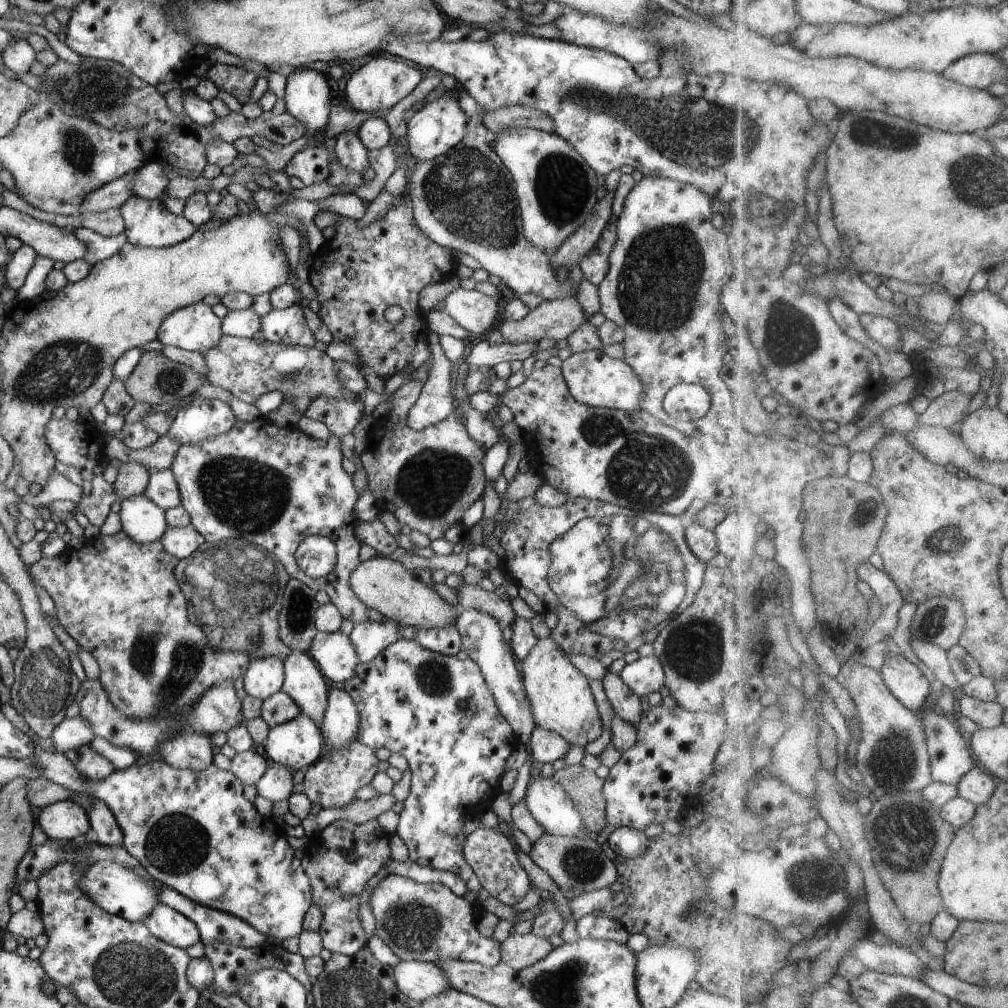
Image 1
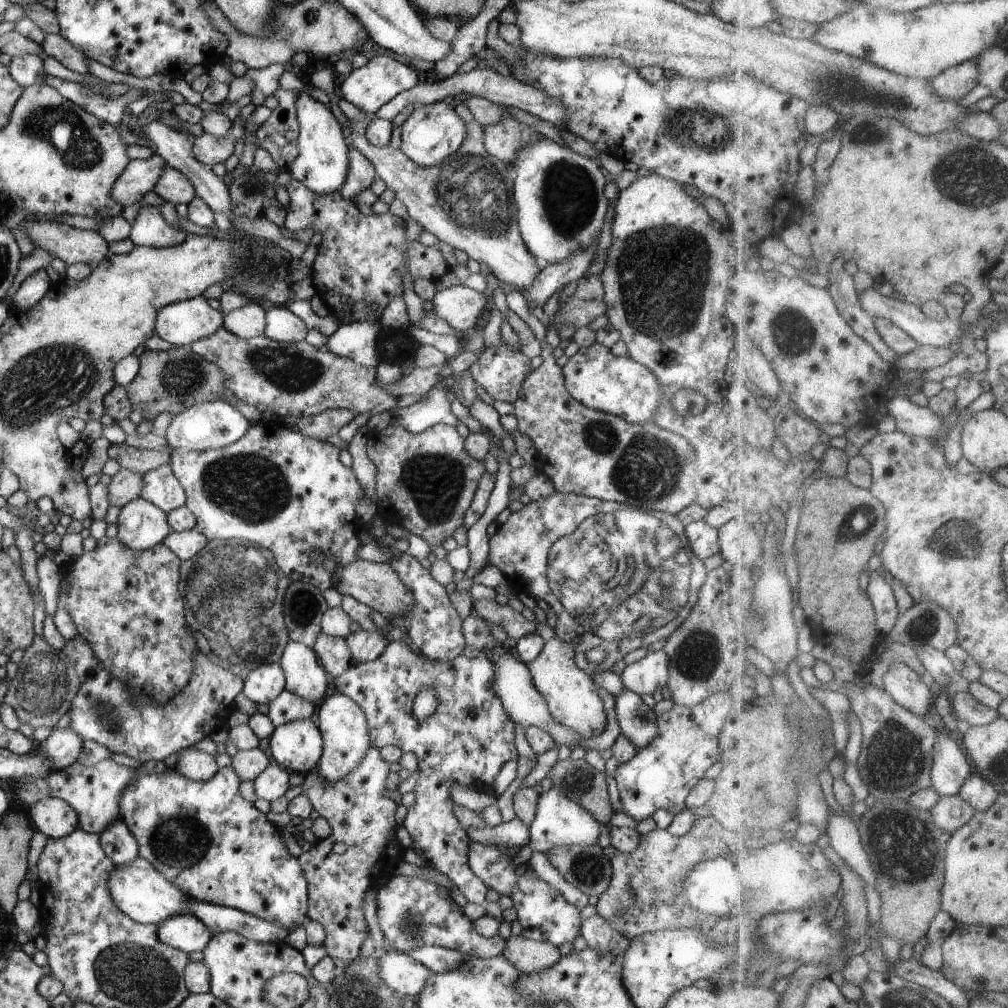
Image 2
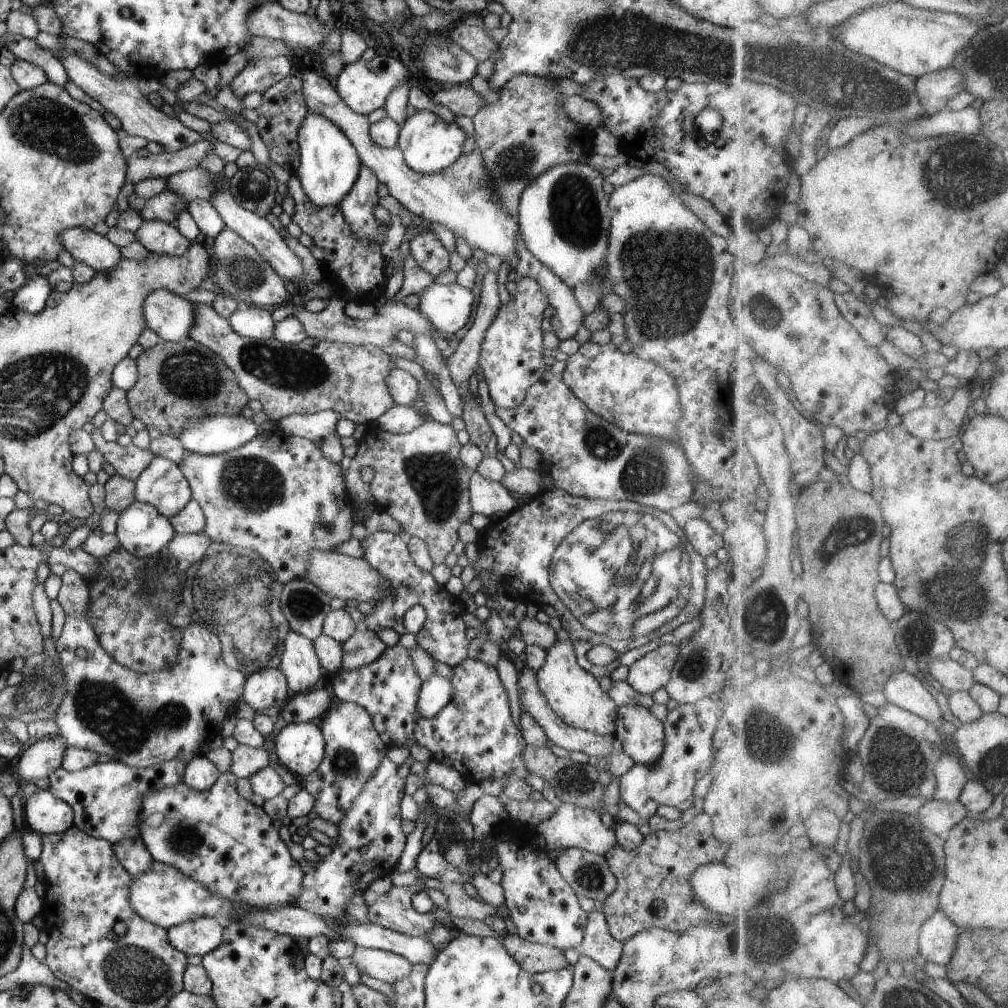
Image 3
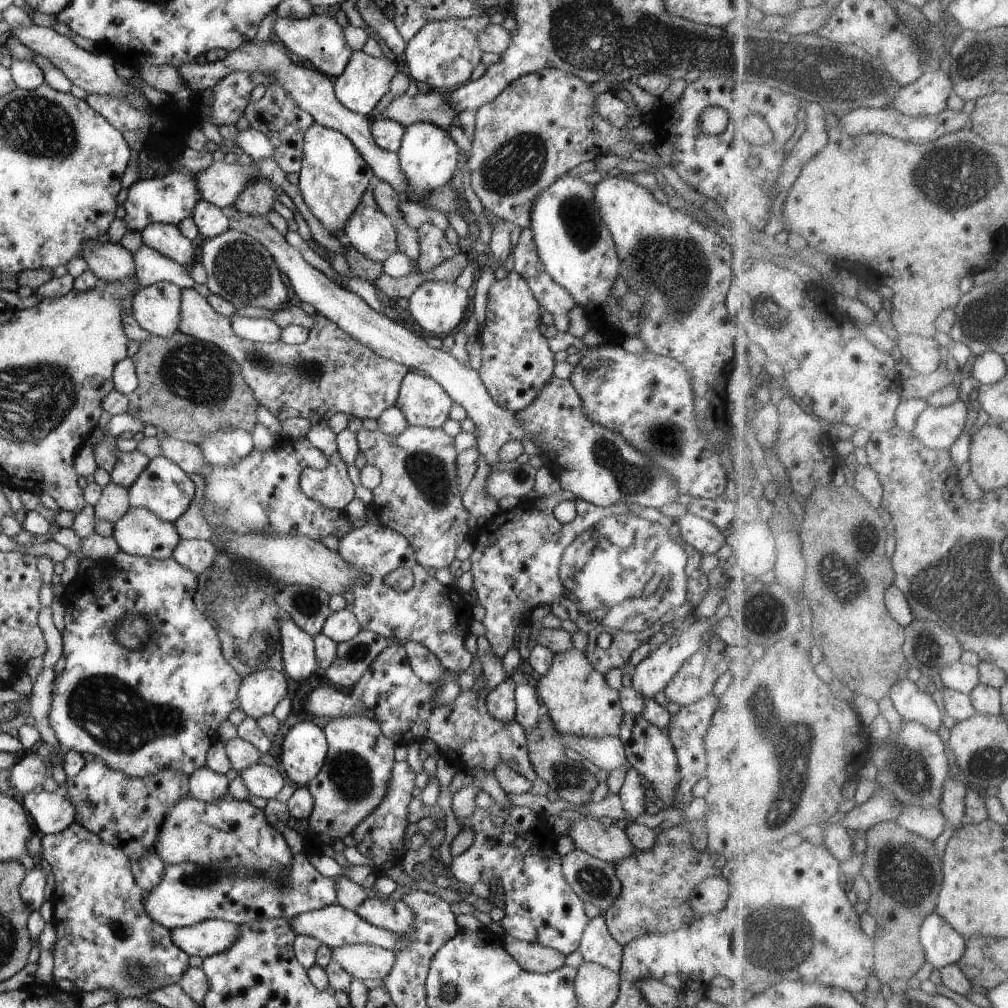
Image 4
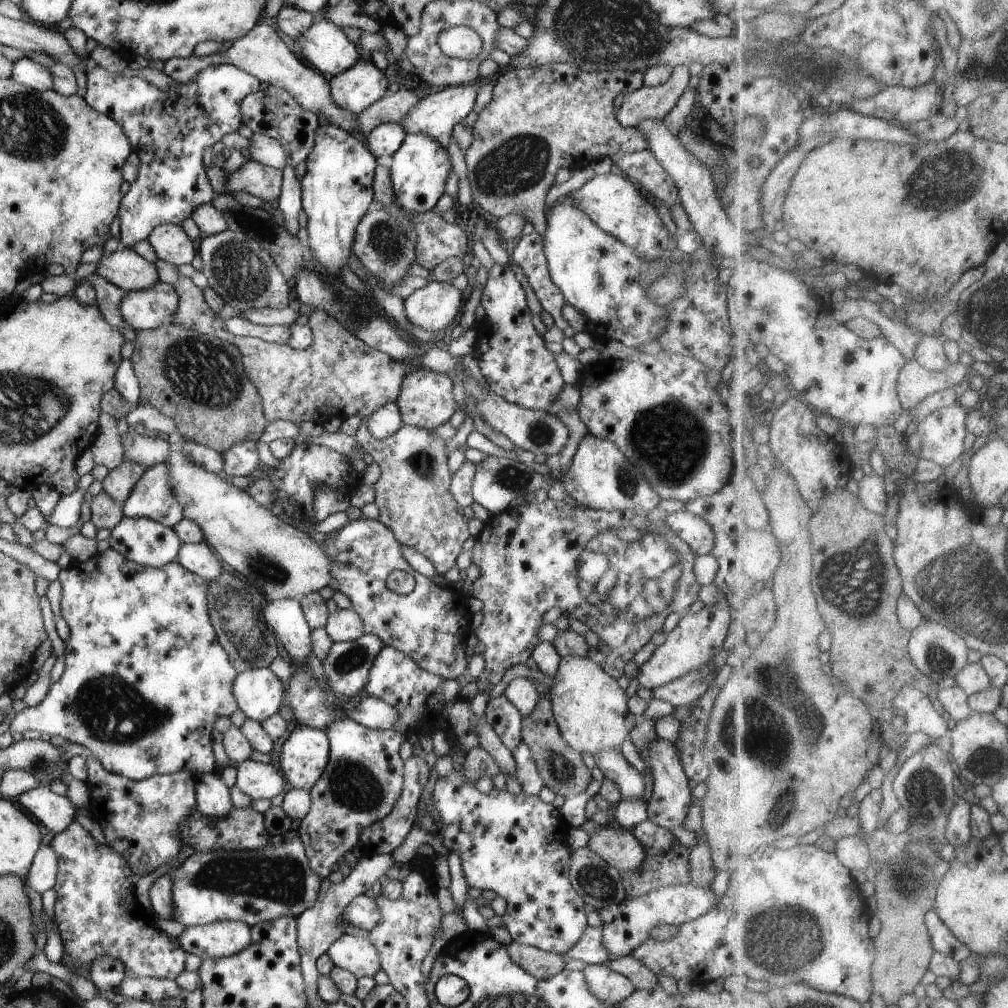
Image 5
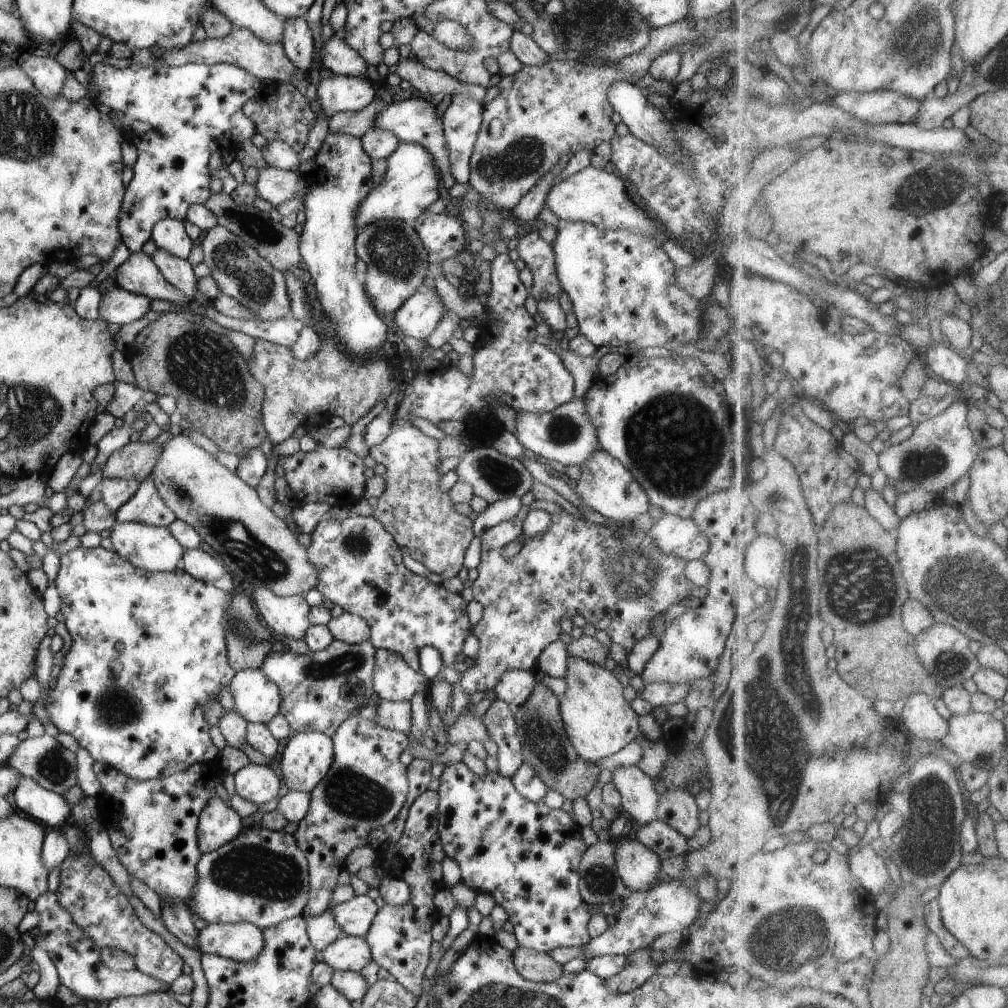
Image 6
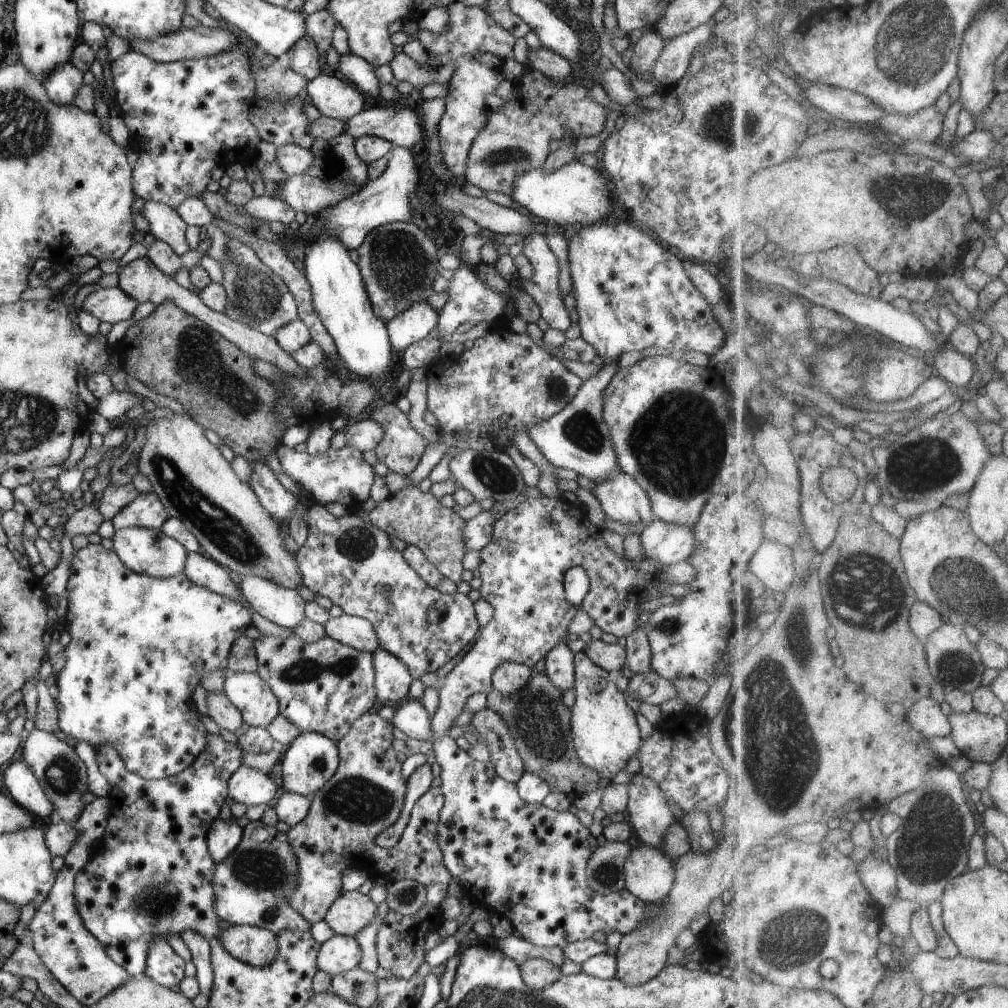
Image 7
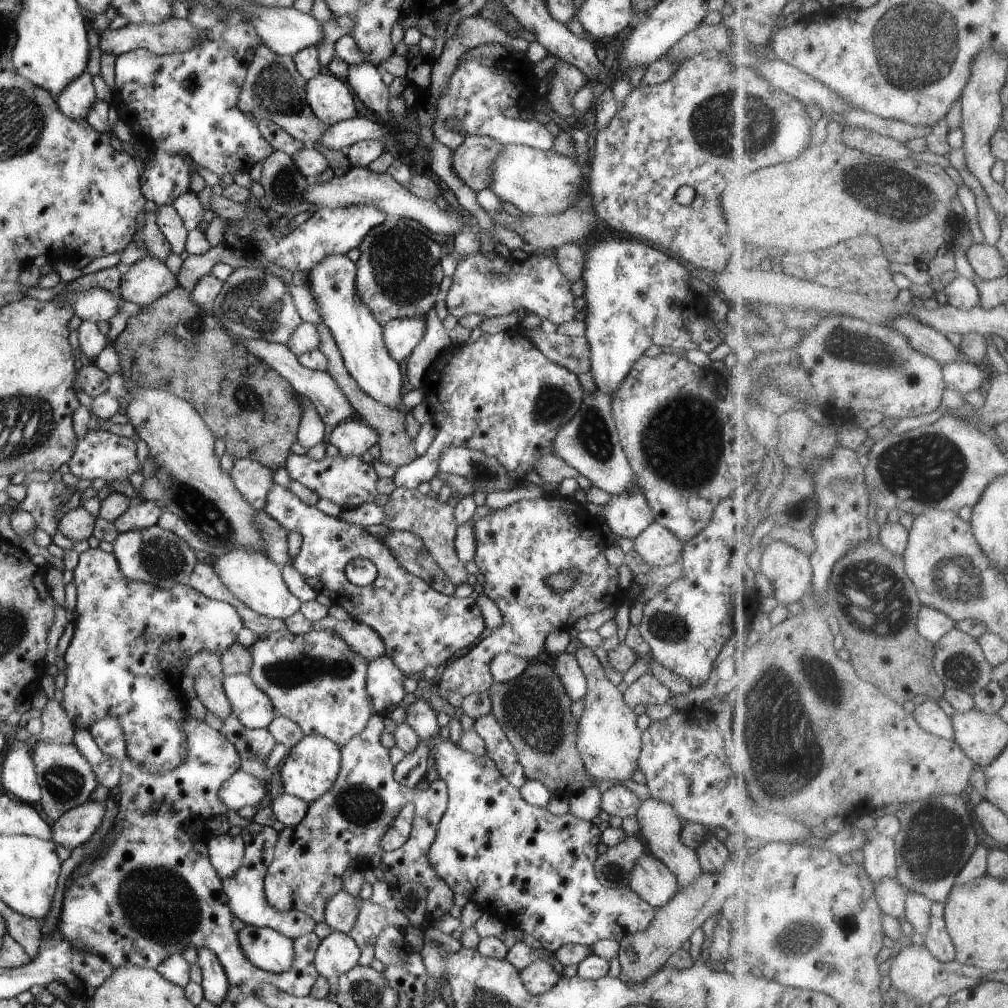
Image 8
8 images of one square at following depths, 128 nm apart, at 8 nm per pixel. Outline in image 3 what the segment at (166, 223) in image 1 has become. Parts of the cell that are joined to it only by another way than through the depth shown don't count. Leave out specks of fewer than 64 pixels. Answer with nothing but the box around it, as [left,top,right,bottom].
[133,220,191,256]

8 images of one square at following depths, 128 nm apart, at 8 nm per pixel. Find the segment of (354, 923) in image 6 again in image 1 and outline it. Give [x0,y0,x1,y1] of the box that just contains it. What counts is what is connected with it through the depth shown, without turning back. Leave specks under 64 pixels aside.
[368,872,501,968]

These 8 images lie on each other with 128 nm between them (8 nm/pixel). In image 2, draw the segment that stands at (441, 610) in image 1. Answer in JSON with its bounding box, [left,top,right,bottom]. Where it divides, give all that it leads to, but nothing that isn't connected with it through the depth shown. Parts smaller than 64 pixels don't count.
[334,559,414,618]

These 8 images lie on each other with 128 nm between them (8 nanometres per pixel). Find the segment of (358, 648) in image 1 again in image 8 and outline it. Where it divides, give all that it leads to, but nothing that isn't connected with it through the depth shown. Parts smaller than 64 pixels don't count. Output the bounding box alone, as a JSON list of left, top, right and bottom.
[248,629,373,747]

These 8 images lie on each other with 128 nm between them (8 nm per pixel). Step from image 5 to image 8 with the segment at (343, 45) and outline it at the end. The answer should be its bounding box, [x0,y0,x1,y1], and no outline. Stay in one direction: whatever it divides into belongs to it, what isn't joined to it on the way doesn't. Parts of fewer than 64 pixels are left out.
[344,61,392,124]

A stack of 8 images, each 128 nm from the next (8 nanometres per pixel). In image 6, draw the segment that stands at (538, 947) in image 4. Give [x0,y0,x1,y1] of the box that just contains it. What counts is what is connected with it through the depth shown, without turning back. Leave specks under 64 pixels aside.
[513,947,562,983]

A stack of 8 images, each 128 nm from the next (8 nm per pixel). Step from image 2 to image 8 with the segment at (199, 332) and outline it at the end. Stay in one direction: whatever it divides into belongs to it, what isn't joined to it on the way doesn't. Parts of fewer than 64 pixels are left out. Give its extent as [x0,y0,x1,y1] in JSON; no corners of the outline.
[71,289,121,323]

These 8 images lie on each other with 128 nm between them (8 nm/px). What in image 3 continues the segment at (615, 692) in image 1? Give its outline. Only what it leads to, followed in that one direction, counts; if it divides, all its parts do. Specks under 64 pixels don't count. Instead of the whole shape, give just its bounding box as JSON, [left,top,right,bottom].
[614,704,664,765]

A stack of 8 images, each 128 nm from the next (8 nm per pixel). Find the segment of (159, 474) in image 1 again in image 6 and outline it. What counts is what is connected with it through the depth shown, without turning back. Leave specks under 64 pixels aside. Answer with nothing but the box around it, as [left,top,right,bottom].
[115,475,177,527]

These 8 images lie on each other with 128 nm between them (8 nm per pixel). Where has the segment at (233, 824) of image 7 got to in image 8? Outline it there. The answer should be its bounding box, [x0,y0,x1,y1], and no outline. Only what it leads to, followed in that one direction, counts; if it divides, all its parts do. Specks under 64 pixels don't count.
[207,833,245,880]

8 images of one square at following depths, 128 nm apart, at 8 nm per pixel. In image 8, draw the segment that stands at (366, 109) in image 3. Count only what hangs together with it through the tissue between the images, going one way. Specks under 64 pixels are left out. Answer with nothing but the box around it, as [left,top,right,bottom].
[305,73,356,126]

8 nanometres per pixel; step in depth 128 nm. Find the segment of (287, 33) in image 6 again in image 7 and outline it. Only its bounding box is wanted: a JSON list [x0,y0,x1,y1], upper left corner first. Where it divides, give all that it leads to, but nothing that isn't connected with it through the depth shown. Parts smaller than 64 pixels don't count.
[286,33,321,81]

